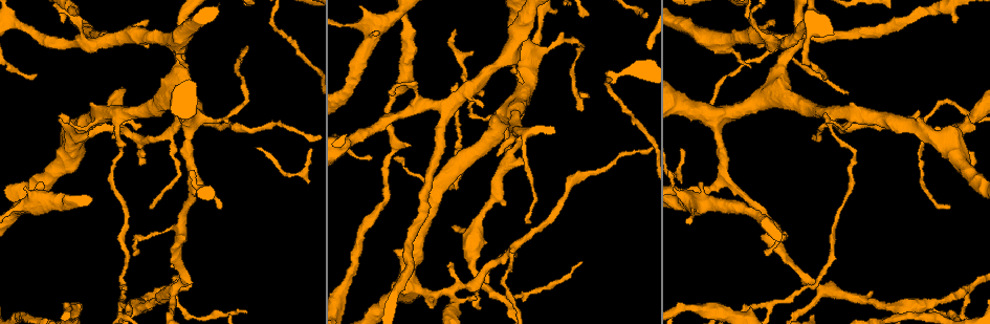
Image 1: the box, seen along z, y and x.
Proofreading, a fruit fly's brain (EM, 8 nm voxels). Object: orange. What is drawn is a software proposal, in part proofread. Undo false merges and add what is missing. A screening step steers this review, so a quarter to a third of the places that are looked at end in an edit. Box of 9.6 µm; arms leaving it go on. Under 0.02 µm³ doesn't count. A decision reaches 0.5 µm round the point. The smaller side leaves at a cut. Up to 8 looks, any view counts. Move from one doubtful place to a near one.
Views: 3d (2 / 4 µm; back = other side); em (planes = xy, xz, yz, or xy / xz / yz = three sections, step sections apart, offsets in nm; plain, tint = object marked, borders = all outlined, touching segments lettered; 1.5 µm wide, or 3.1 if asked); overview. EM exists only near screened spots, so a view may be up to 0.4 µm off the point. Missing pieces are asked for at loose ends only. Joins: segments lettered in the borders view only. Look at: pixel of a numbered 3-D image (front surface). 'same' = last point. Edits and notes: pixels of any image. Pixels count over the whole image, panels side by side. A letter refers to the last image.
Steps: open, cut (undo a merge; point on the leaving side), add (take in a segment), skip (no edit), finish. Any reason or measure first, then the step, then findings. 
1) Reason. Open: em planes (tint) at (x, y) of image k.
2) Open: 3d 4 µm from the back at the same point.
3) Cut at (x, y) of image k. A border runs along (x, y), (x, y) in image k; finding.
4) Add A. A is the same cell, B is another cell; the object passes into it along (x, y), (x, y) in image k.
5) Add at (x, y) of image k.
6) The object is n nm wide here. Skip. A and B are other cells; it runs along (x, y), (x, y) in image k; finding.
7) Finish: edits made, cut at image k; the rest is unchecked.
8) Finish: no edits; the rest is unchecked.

Tapers out. Open: 3d 2 µm at (394, 158) of image 1.

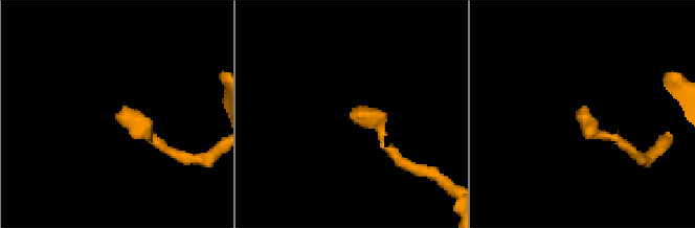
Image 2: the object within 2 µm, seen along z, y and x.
Shape alone is not enough. Open: em planes (borders) at (359, 106) of image 2.

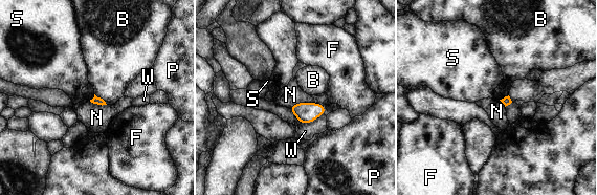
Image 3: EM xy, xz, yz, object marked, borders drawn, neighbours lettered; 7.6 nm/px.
The longest contact is with N, 280 nm. Skip. B, F, N, P, S and W are other cells; no lettered segment goes on from it.

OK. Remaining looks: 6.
Narrows sharply. Open: em xz step 8 (borders) at (538, 28) of image 1.

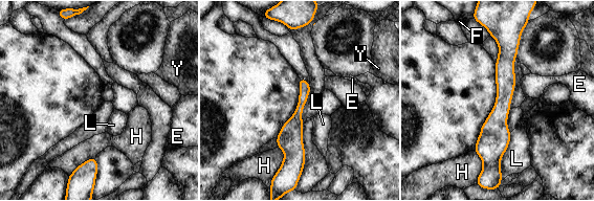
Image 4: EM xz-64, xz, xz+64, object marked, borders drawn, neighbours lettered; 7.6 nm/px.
Another direction. Open: em planes (borders) at the same point.

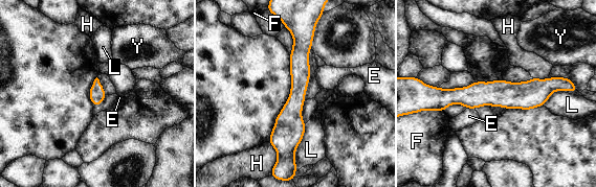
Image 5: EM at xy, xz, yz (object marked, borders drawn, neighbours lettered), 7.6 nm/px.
Skip. E, F, H, L and Y are other cells; a border runs along (466, 108), (475, 109) in image 5; continuous, no second neuron.

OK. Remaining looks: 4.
Open: em planes (tint) at (606, 86) of image 1.

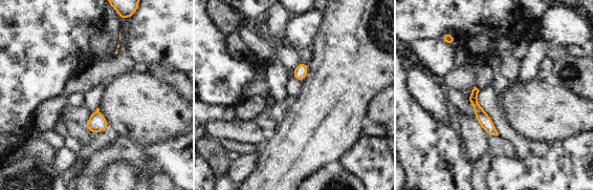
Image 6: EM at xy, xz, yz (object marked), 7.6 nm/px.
Open: em planes (borders) at the same point.

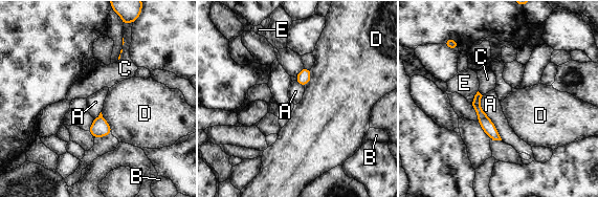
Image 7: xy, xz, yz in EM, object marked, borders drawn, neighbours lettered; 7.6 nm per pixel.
The object is 100 nm wide here. Skip. A, B, C, D and E are other cells; it runs along (478, 96), (478, 109), (496, 137) in image 7; one neuron here.

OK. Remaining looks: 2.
Finish: no edits; the rest is unchecked.

